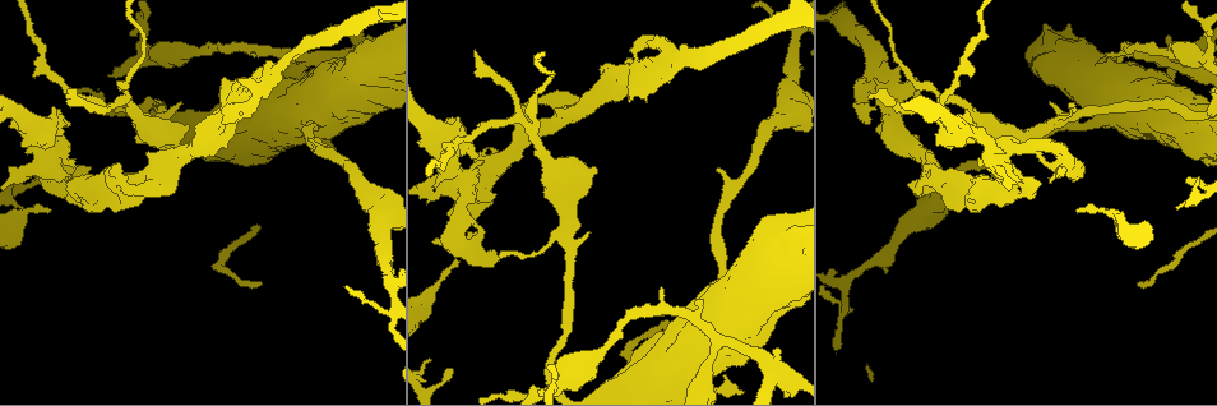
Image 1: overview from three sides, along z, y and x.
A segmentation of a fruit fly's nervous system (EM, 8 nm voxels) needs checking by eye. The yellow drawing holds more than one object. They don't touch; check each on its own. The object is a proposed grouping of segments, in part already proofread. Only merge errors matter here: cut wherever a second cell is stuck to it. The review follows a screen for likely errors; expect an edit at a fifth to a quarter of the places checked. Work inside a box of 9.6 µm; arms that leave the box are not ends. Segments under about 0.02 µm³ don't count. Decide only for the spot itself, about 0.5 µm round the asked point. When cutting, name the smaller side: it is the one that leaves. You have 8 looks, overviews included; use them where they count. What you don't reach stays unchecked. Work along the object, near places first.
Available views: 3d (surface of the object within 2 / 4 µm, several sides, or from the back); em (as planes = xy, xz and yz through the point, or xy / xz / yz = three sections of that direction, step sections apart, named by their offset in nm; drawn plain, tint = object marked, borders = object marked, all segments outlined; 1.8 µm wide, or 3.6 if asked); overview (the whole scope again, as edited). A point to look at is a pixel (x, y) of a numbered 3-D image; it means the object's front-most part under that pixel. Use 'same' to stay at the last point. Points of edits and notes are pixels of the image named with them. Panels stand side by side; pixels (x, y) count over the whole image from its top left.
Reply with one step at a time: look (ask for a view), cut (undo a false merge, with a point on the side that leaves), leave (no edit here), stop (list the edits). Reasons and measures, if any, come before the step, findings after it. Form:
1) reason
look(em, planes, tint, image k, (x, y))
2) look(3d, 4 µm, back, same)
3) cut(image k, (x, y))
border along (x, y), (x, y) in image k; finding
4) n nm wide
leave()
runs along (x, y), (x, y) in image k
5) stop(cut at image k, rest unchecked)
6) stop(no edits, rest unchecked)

look(em, planes, tint, image 1, (769, 365))

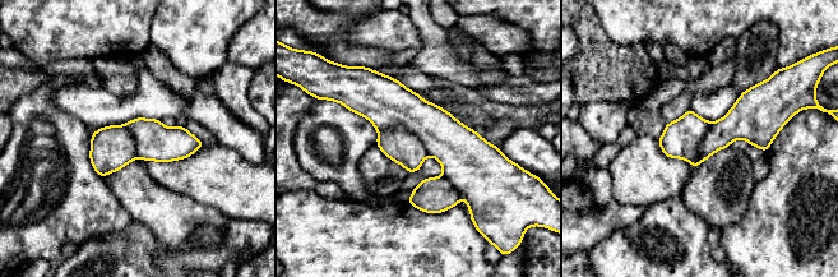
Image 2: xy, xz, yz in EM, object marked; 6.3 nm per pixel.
cut(image 2, (385, 102))
the part that leaves runs along (353, 101), (420, 116), (484, 180) in image 2; a second cell is stuck on

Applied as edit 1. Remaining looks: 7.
look(overview)

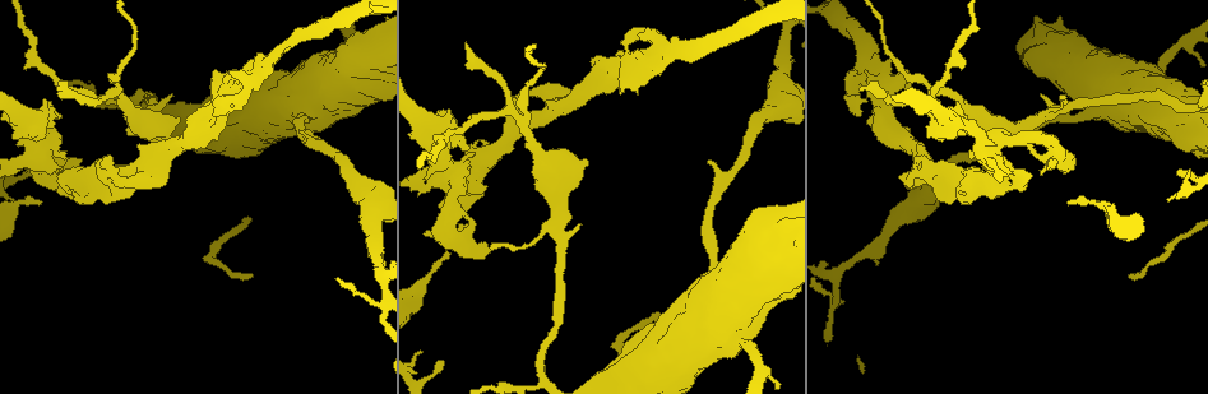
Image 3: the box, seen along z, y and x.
side arm on a straight run
look(3d, 4 µm, image 3, (877, 78))

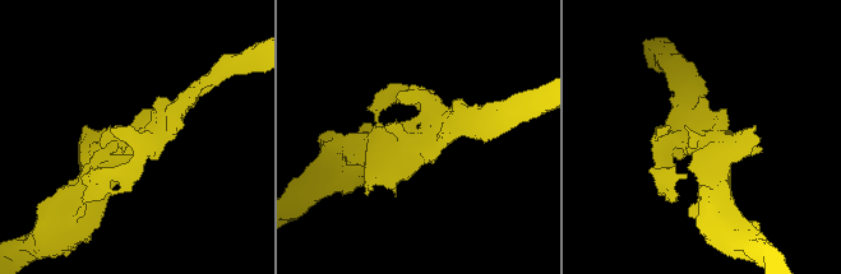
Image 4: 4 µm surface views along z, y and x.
now the EM
look(em, planes, tint, image 4, (708, 135))

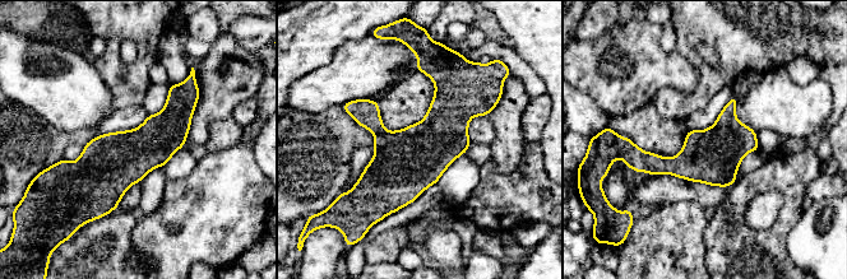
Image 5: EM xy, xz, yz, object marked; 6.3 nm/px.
340 nm wide
leave()
continuous, no second cell

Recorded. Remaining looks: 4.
abrupt turn
look(3d, 2 µm, image 3, (955, 126))

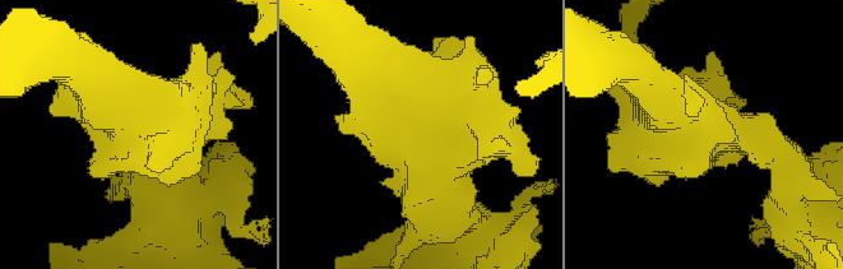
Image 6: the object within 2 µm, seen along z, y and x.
look(em, planes, borders, image 6, (148, 133))

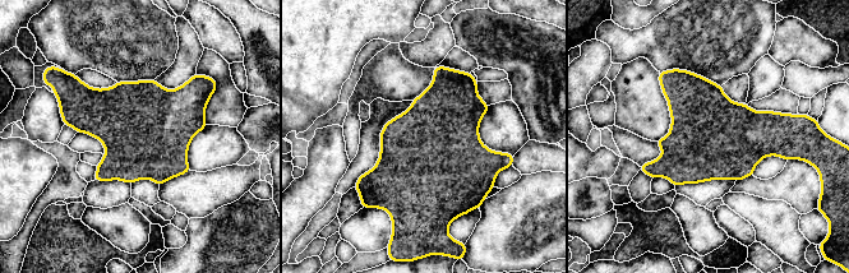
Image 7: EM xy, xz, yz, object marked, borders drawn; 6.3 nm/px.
leave()
all the same cell

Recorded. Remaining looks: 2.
stop(cut at image 2, rest unchecked)

